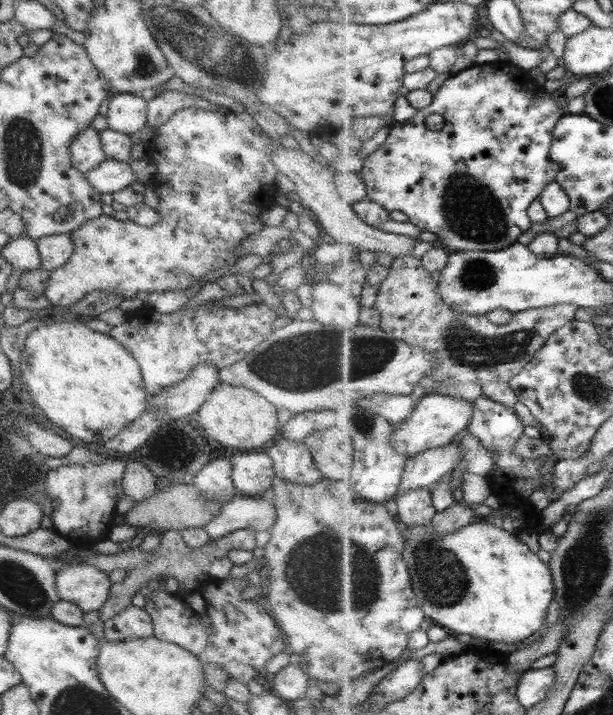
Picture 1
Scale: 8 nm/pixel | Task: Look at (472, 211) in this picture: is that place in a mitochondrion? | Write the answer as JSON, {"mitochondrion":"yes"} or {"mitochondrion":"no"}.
{"mitochondrion":"yes"}

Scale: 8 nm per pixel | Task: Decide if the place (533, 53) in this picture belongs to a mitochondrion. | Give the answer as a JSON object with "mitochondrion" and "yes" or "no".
{"mitochondrion":"no"}

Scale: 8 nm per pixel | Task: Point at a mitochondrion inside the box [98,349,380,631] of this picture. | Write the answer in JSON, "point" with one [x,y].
{"point":[365,423]}

